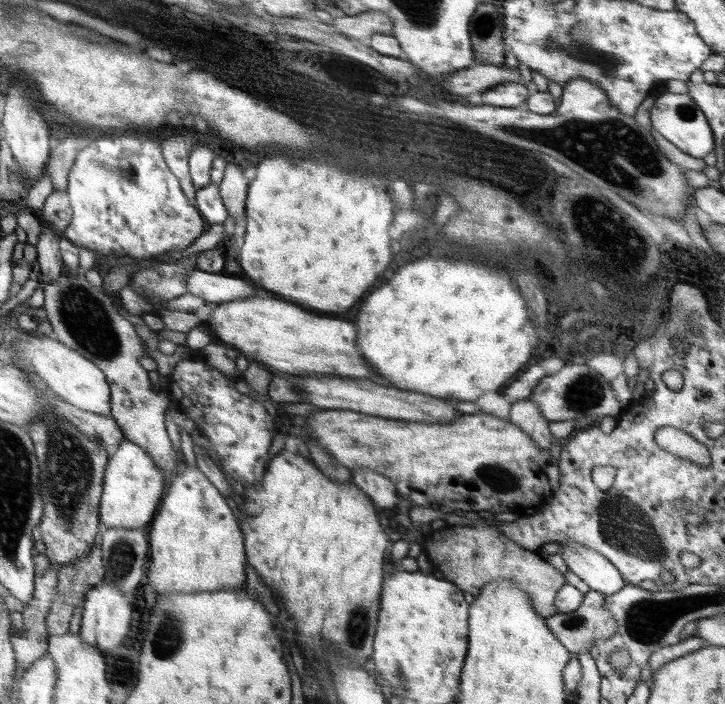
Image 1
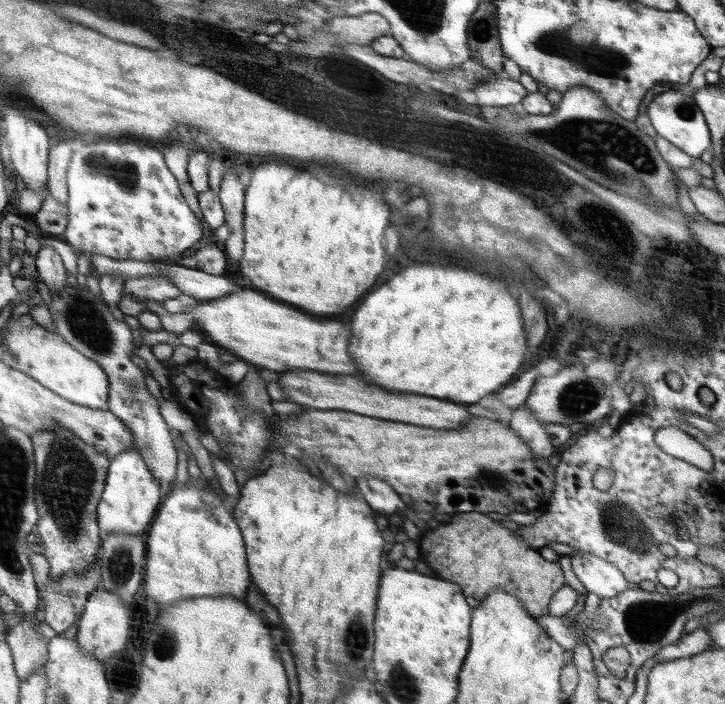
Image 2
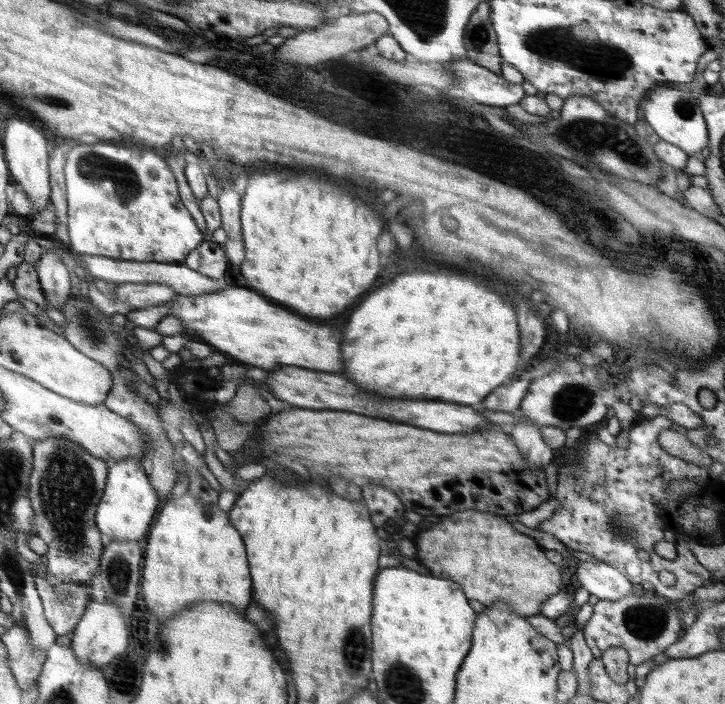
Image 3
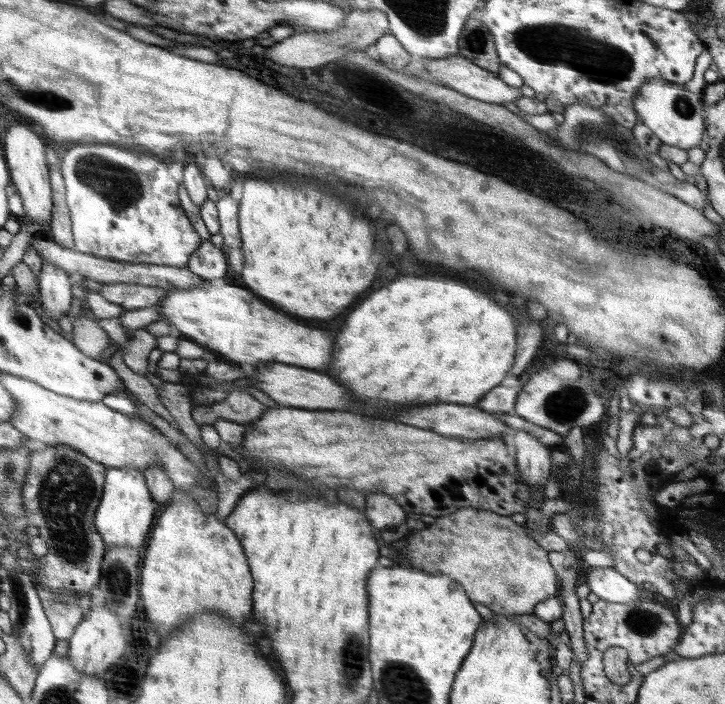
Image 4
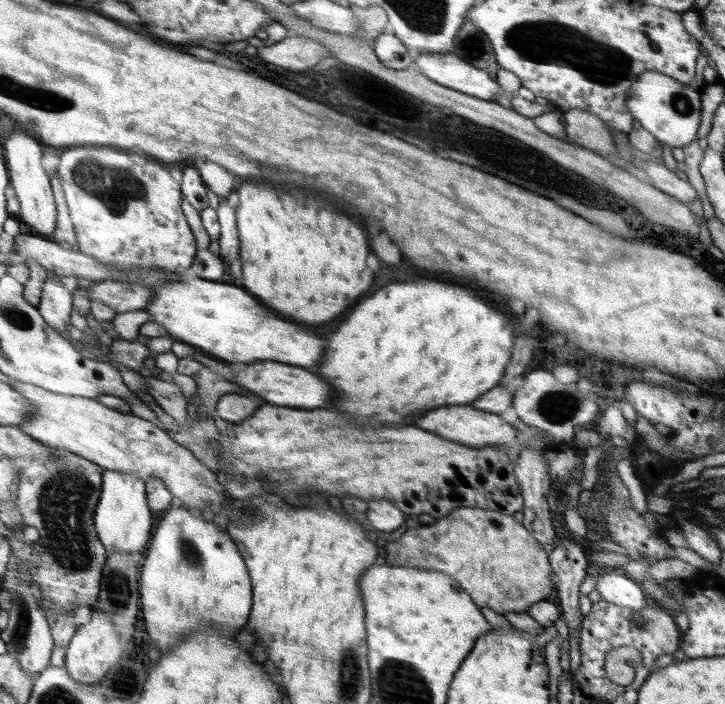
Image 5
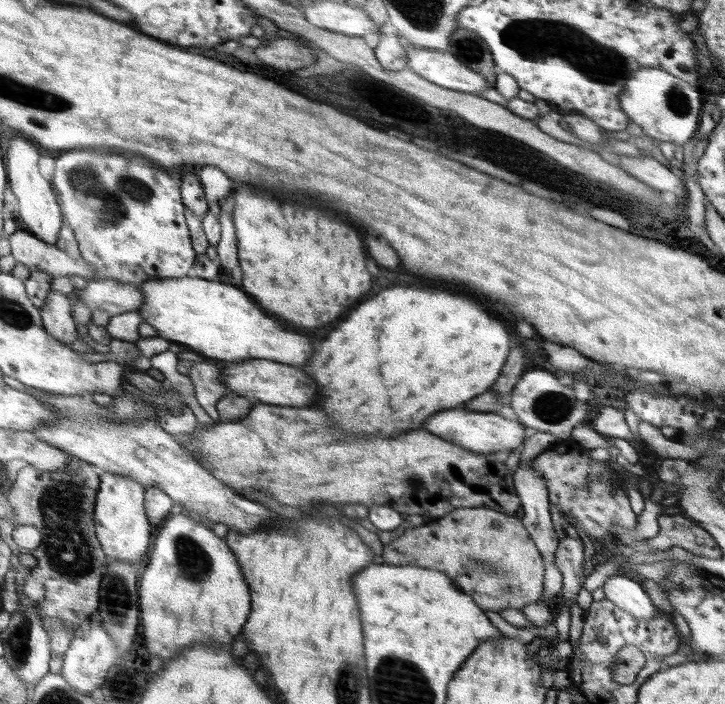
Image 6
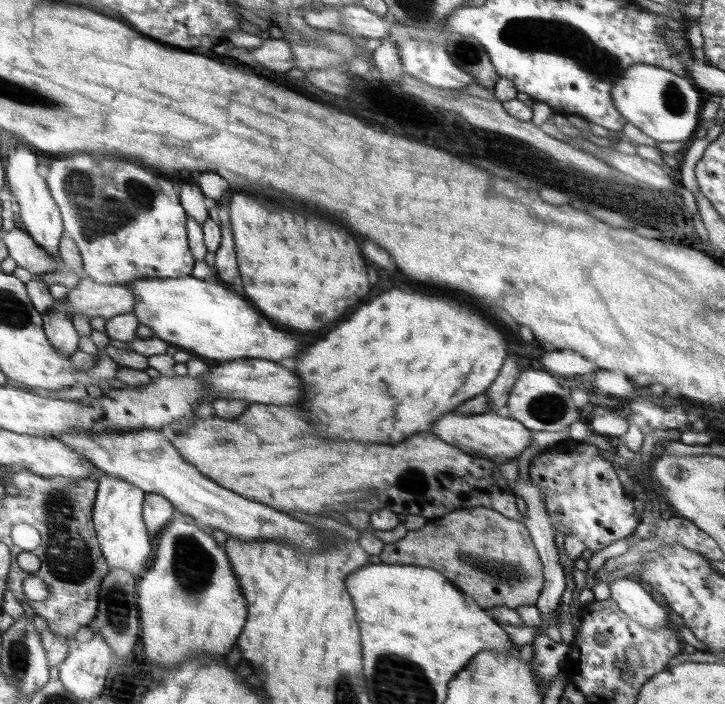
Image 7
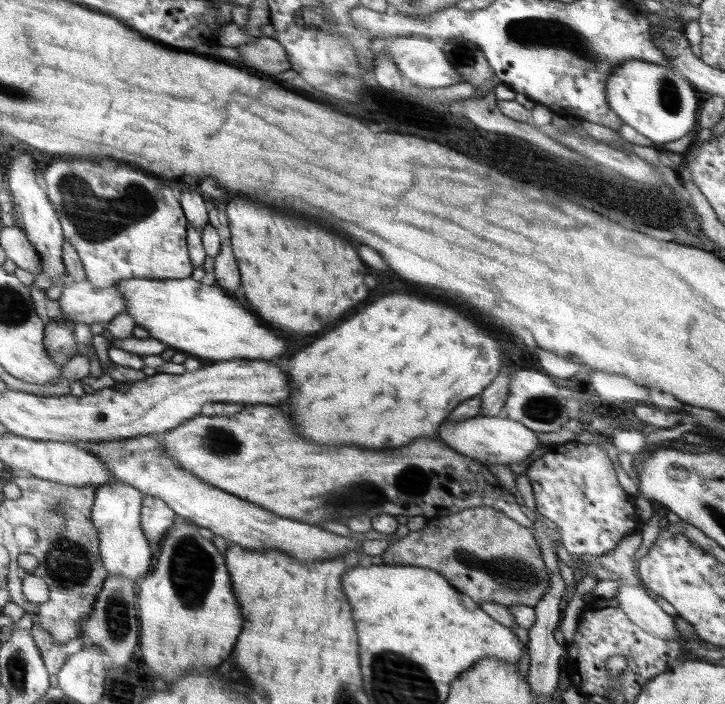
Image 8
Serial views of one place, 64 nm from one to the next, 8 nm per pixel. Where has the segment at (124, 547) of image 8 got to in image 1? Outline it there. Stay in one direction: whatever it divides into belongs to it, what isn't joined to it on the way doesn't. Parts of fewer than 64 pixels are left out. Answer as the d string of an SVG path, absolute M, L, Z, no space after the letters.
M126 439L110 458L105 471L105 494L102 495L101 524L106 528L148 528L156 506L164 494L165 474L140 445Z

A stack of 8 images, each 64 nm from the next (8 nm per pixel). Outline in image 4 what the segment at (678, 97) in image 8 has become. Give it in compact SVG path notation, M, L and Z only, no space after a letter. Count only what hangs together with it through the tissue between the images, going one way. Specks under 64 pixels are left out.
M648 79L637 92L637 98L633 100L633 107L642 122L654 132L663 144L685 151L700 146L702 134L704 134L700 94L692 93L683 85L664 79Z

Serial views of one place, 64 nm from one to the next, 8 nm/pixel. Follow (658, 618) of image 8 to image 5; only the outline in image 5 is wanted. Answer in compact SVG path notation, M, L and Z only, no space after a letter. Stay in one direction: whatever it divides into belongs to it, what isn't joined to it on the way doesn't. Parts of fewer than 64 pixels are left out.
M616 569L599 570L595 573L598 577L595 589L606 602L631 608L634 612L644 609L646 598L634 579Z

